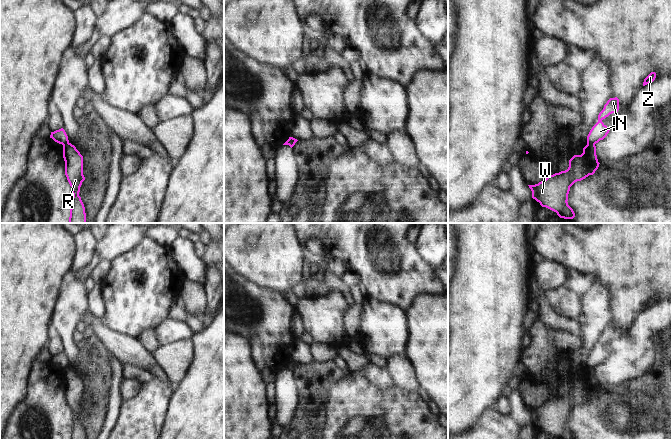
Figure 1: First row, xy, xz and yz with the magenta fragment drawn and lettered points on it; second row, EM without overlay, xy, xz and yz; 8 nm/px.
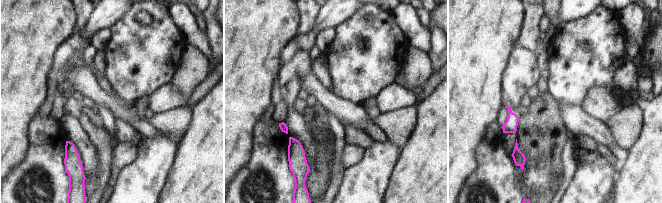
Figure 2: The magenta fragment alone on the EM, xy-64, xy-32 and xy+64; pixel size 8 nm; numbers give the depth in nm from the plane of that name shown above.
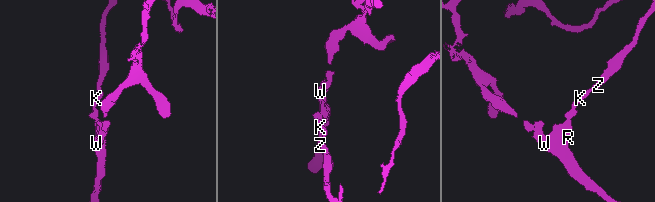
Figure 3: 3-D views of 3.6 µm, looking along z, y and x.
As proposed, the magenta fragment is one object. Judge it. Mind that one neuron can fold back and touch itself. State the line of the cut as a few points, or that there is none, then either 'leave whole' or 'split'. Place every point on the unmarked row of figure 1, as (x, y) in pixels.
yz (587, 367), (594, 368) | split

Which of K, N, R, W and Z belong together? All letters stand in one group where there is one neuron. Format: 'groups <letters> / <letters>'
groups K N Z / R W

